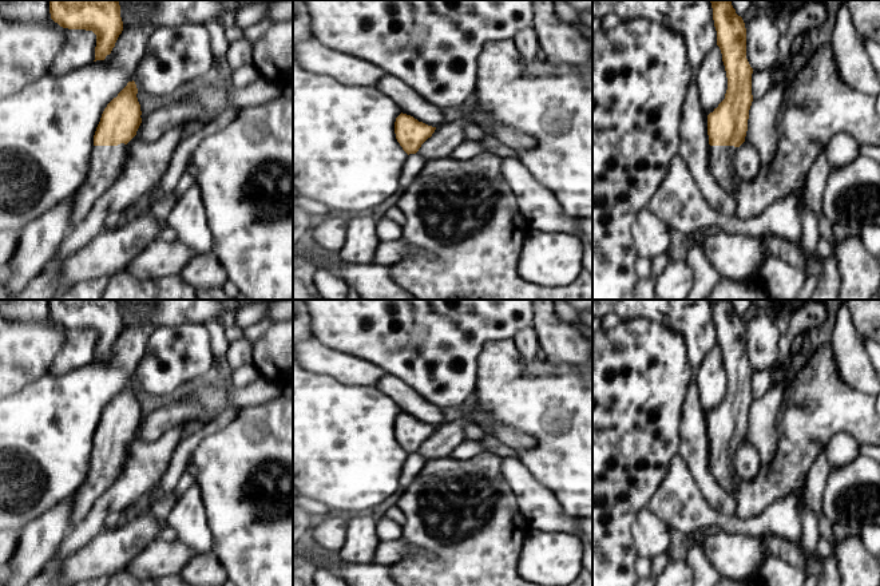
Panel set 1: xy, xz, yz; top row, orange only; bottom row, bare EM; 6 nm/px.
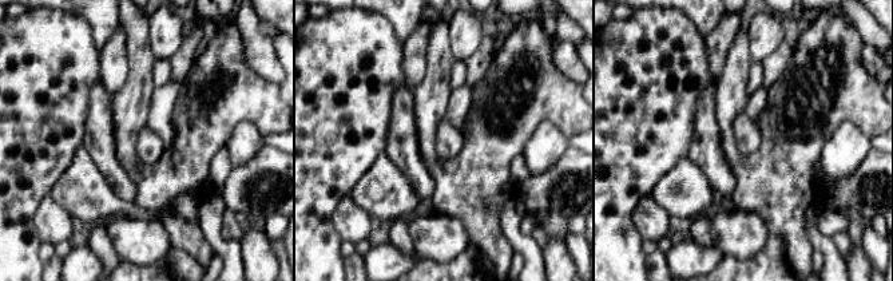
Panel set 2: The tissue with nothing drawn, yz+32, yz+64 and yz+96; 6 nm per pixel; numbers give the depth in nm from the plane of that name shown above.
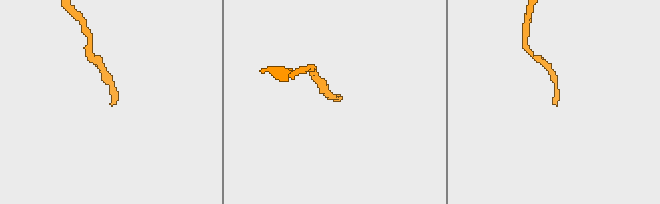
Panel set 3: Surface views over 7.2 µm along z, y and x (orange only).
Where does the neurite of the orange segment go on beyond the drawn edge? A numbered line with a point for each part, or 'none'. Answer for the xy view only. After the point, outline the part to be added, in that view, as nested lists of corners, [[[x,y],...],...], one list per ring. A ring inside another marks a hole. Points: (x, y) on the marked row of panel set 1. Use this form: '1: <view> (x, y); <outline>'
1: xy (106, 162); [[[94,146],[90,157],[90,170],[74,197],[71,211],[72,227],[79,226],[90,214],[99,197],[108,190],[120,175],[127,159],[128,146]]]

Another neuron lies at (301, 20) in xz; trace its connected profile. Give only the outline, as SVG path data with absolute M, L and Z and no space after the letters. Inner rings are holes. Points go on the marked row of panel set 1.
M293 0L293 45L312 37L309 11L302 0Z

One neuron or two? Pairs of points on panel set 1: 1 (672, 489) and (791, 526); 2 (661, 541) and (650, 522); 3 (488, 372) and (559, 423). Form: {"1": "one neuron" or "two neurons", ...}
{"1": "one neuron", "2": "one neuron", "3": "one neuron"}

